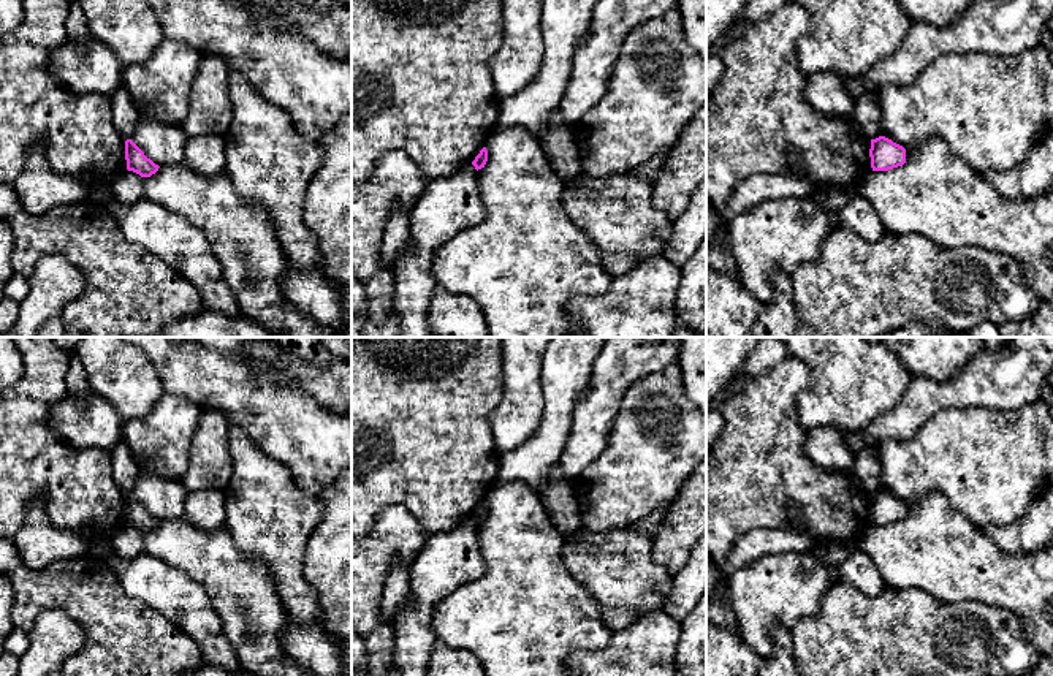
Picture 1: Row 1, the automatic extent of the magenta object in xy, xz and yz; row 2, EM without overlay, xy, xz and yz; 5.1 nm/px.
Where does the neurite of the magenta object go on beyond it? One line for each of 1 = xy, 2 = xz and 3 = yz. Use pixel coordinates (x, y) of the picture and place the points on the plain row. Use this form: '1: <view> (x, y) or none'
1: none
2: none
3: none

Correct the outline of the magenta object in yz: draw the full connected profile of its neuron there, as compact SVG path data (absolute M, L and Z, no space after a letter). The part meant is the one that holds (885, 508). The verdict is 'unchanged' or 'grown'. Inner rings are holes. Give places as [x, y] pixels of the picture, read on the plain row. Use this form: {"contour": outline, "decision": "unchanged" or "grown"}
{"contour": "M885 491L871 494L871 522L872 526L888 526L906 518L906 503Z", "decision": "unchanged"}

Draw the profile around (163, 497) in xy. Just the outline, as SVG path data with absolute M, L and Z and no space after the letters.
M141 469L131 496L158 521L181 519L185 513L188 489L182 480L165 478Z

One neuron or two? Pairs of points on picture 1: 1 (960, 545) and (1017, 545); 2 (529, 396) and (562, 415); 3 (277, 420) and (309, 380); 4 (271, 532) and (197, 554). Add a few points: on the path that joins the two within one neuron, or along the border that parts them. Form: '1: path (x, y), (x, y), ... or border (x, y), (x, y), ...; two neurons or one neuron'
1: border (979, 527), (1007, 554), (1033, 553); two neurons
2: border (542, 368), (542, 421), (529, 439); two neurons
3: border (271, 368), (282, 379), (296, 379), (331, 410); two neurons
4: border (224, 526), (241, 551), (266, 564); two neurons

